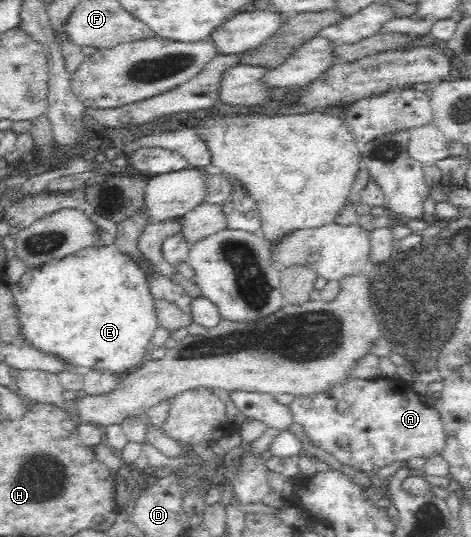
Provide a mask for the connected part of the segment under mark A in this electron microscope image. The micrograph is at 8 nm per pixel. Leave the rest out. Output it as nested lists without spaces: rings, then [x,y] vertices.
[[[396,376],[371,379],[344,377],[322,392],[296,396],[289,407],[294,411],[296,421],[304,428],[314,446],[328,452],[335,462],[354,465],[372,474],[392,462],[408,461],[411,458],[427,459],[440,454],[446,442],[439,410],[423,401],[423,397],[412,389],[412,382]]]

